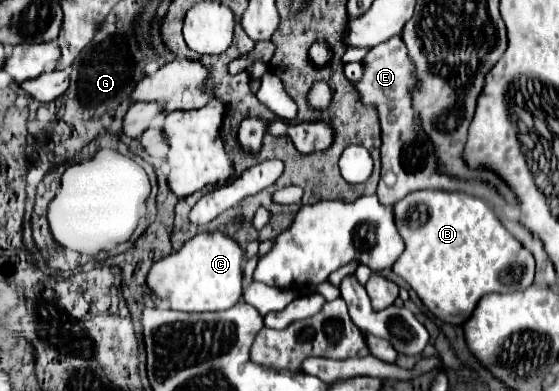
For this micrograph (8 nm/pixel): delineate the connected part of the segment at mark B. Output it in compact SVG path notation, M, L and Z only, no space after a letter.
M414 191L394 205L394 221L406 249L392 265L392 271L416 291L440 321L462 325L482 295L524 291L532 285L532 253L500 223L494 209L478 197L458 191Z

